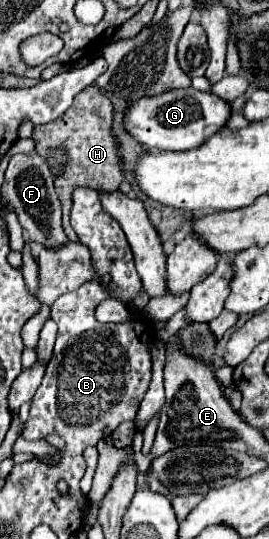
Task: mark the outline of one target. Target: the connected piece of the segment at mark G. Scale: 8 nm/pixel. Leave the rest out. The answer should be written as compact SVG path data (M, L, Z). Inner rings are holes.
M175 89L159 97L145 97L133 101L125 113L127 131L143 143L147 149L163 151L189 151L207 141L223 129L231 117L231 103L223 101L215 93L203 93L197 89Z

